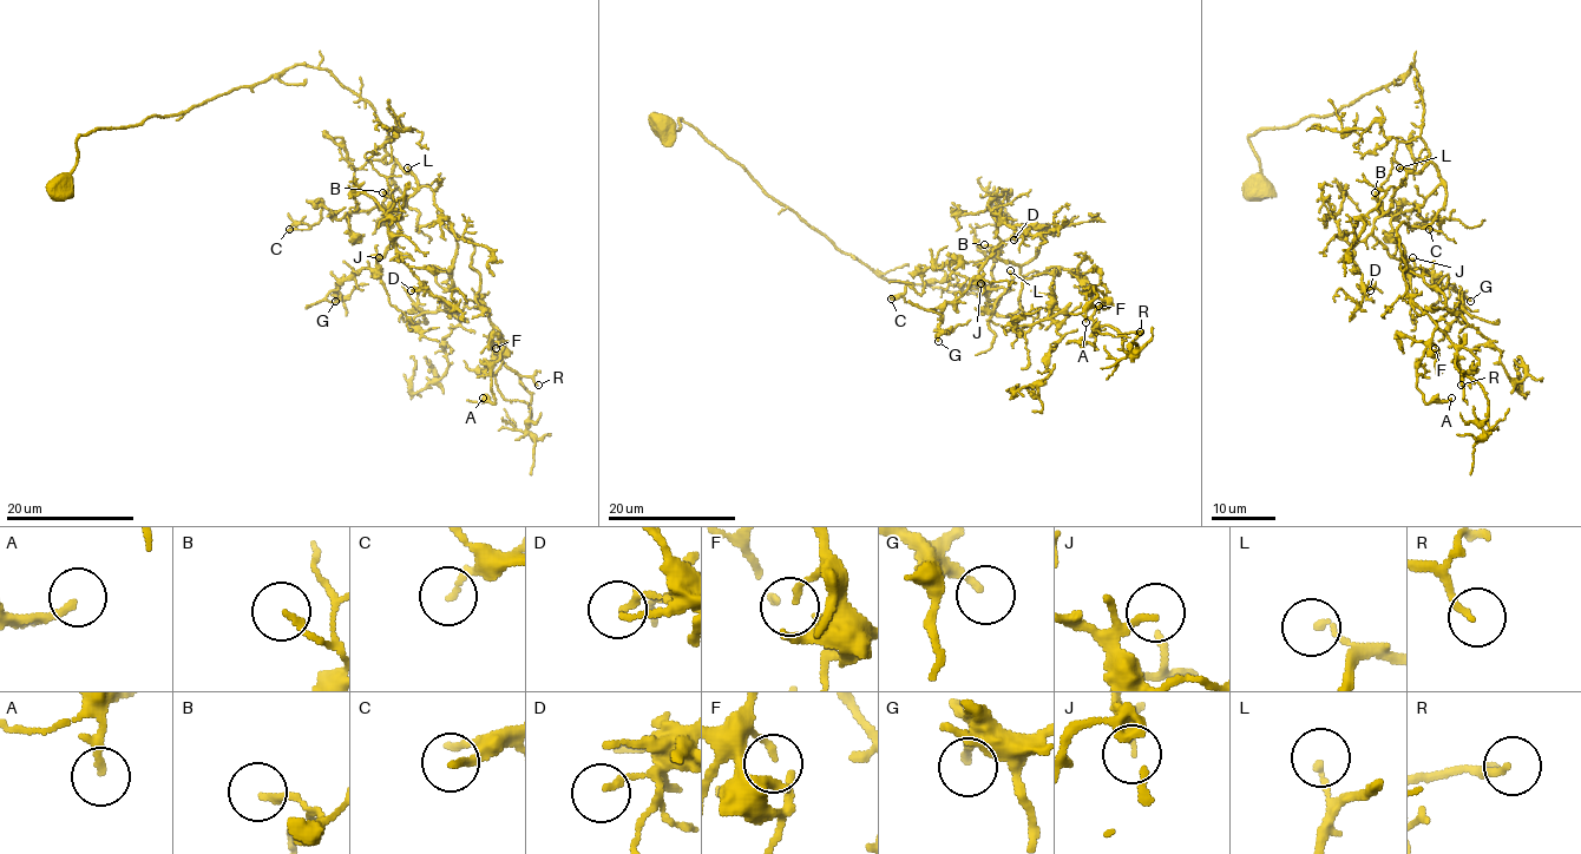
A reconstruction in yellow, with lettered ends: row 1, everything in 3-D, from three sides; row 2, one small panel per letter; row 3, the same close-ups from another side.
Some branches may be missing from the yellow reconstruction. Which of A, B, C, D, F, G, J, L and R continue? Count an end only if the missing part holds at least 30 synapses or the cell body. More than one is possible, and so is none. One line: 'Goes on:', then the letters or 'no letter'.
Goes on: R

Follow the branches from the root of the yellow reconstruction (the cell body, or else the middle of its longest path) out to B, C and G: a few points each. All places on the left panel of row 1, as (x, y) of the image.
B: (63, 190), (80, 136), (309, 65), (369, 104), (418, 182), (395, 212), (382, 192)
C: (63, 190), (83, 135), (320, 66), (388, 132), (392, 185), (379, 208), (338, 219), (320, 203), (289, 229)
G: (63, 190), (83, 135), (326, 69), (369, 104), (418, 182), (400, 234), (335, 301)

